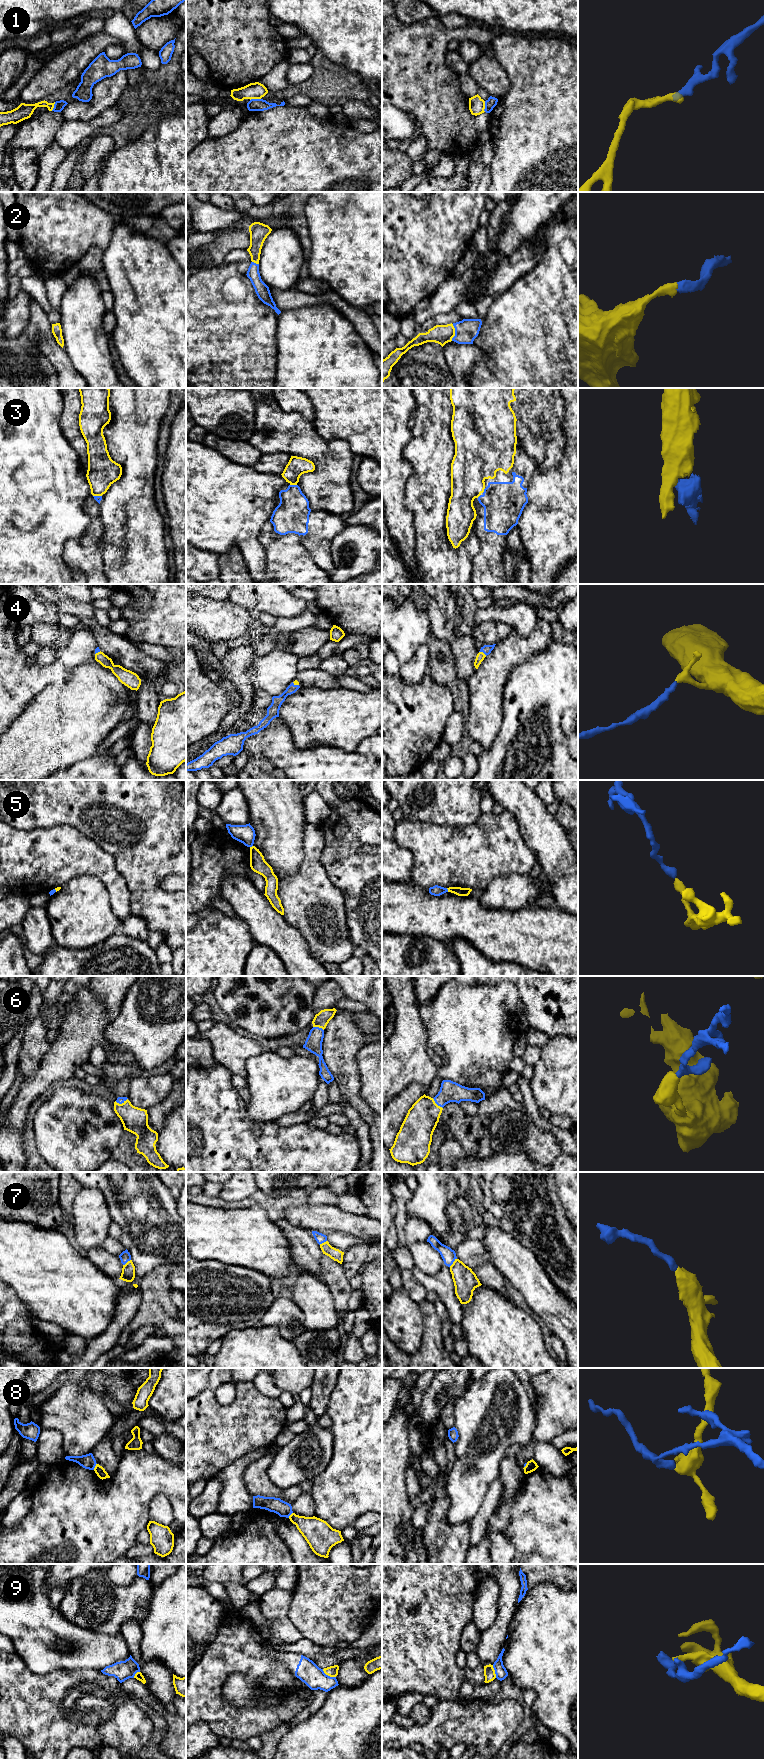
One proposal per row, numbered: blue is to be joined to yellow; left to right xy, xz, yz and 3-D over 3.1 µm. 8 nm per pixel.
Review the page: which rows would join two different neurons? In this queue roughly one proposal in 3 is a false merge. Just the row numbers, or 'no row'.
1, 5, 8, 9

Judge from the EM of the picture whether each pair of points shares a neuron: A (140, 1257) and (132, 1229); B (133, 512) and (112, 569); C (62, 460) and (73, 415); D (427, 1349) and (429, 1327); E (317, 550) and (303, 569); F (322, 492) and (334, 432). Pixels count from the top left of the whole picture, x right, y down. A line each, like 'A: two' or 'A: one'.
A: one
B: one
C: two
D: one
E: two
F: two

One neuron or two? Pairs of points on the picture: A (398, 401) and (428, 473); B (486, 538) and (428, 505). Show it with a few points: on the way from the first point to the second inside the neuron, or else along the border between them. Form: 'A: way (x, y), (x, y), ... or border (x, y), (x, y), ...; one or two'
A: border (414, 401), (408, 423), (411, 438), (402, 447); two
B: border (474, 532), (480, 549); two

